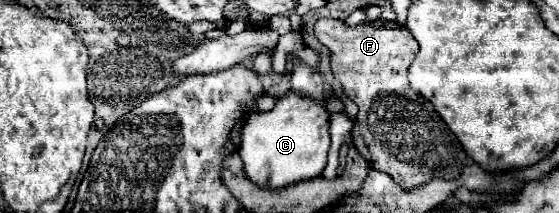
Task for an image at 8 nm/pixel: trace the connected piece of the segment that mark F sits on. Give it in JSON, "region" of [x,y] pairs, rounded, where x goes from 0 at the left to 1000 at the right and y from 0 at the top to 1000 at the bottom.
{"region":[[[574,85],[564,113],[564,169],[592,244],[596,357],[610,385],[617,441],[642,498],[642,535],[635,554],[628,638],[631,638],[635,695],[664,770],[664,789],[703,826],[703,845],[721,892],[746,883],[753,864],[771,854],[775,836],[814,845],[825,826],[828,789],[839,761],[839,732],[832,723],[832,704],[825,695],[821,657],[803,610],[803,592],[792,573],[792,554],[778,526],[775,488],[760,469],[750,432],[742,432],[728,376],[728,329],[750,244],[750,207],[725,122],[710,103],[692,103],[692,94],[617,122],[610,94]]]}

